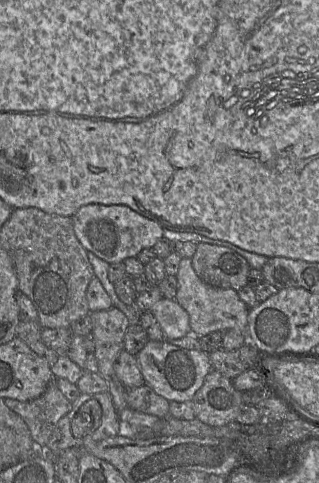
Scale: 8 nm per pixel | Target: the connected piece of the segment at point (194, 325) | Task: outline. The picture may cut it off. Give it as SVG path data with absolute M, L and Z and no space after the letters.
M188 257L181 258L176 278L177 293L174 299L189 315L189 333L203 336L218 330L233 329L247 334L249 308L240 300L237 291L213 287L202 281L193 269L191 258Z

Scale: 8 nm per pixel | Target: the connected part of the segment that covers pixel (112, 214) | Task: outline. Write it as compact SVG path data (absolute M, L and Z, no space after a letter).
M88 204L72 216L76 237L86 251L92 252L109 264L136 257L145 248L152 248L163 237L164 228L127 205Z

